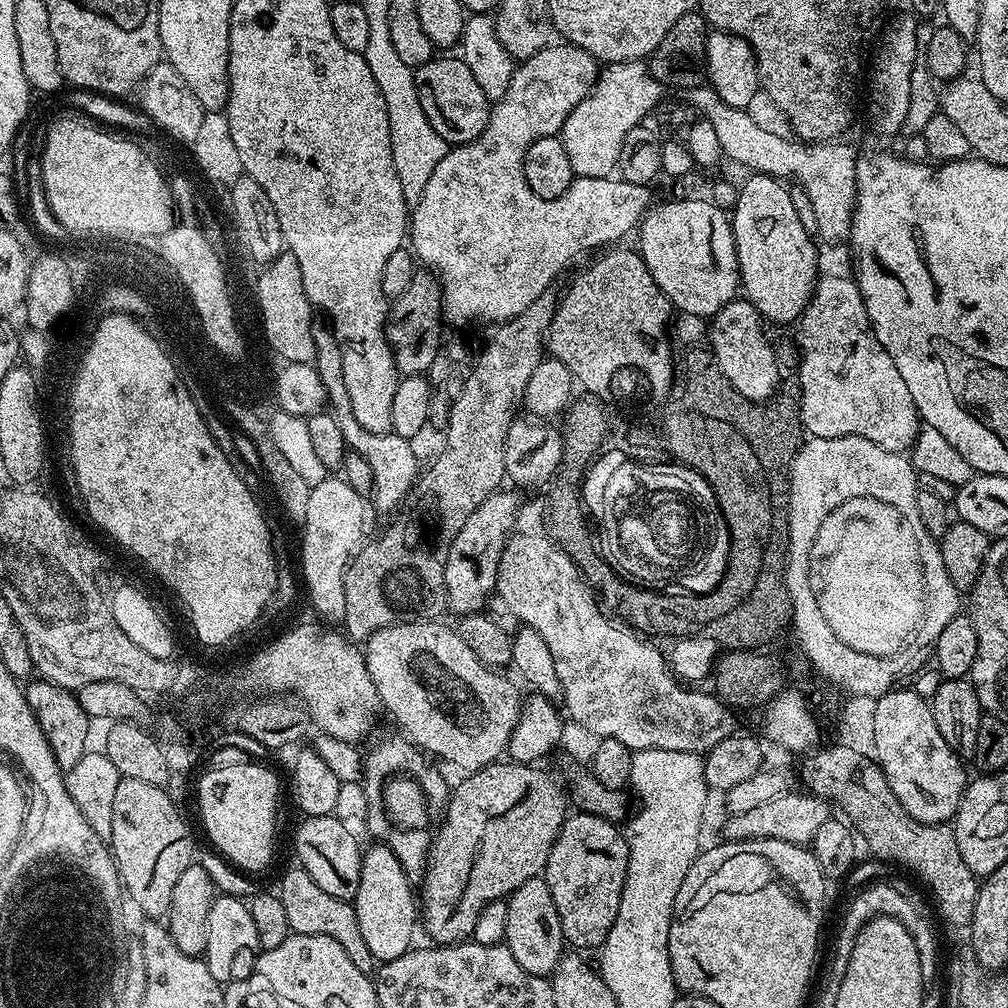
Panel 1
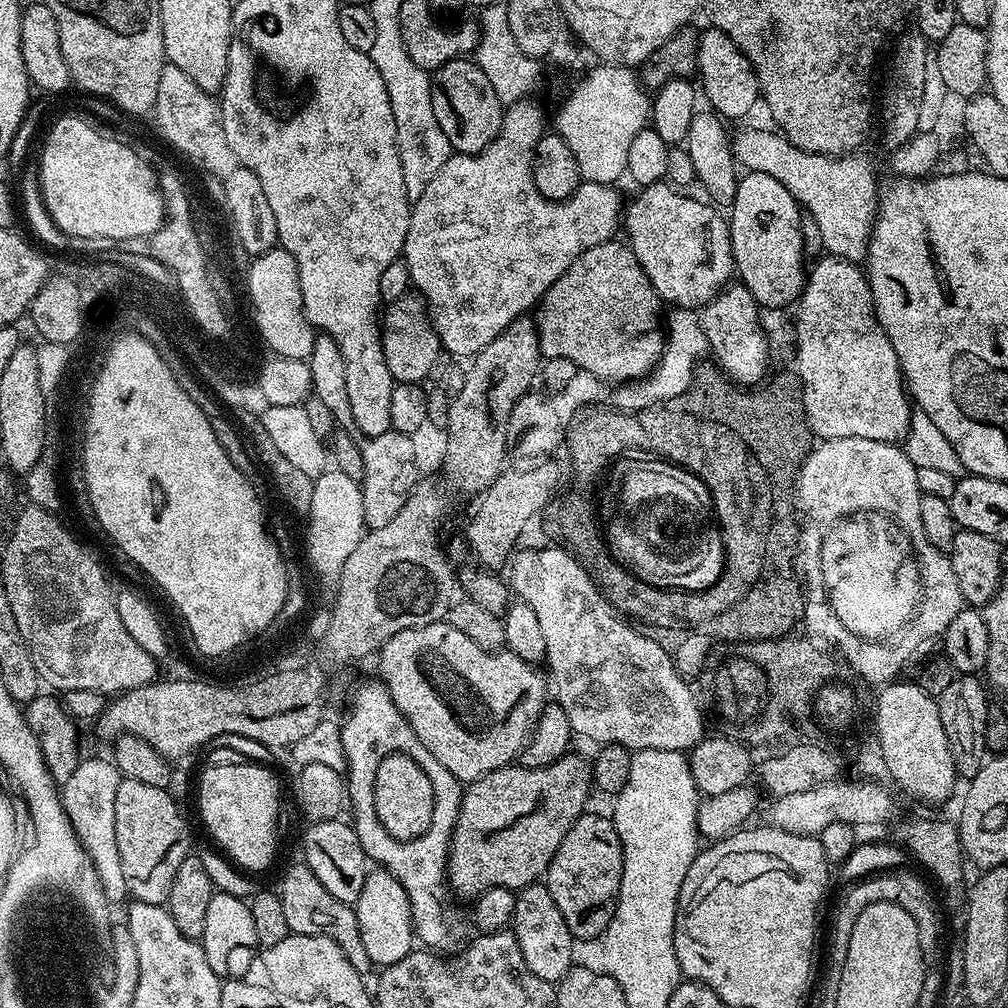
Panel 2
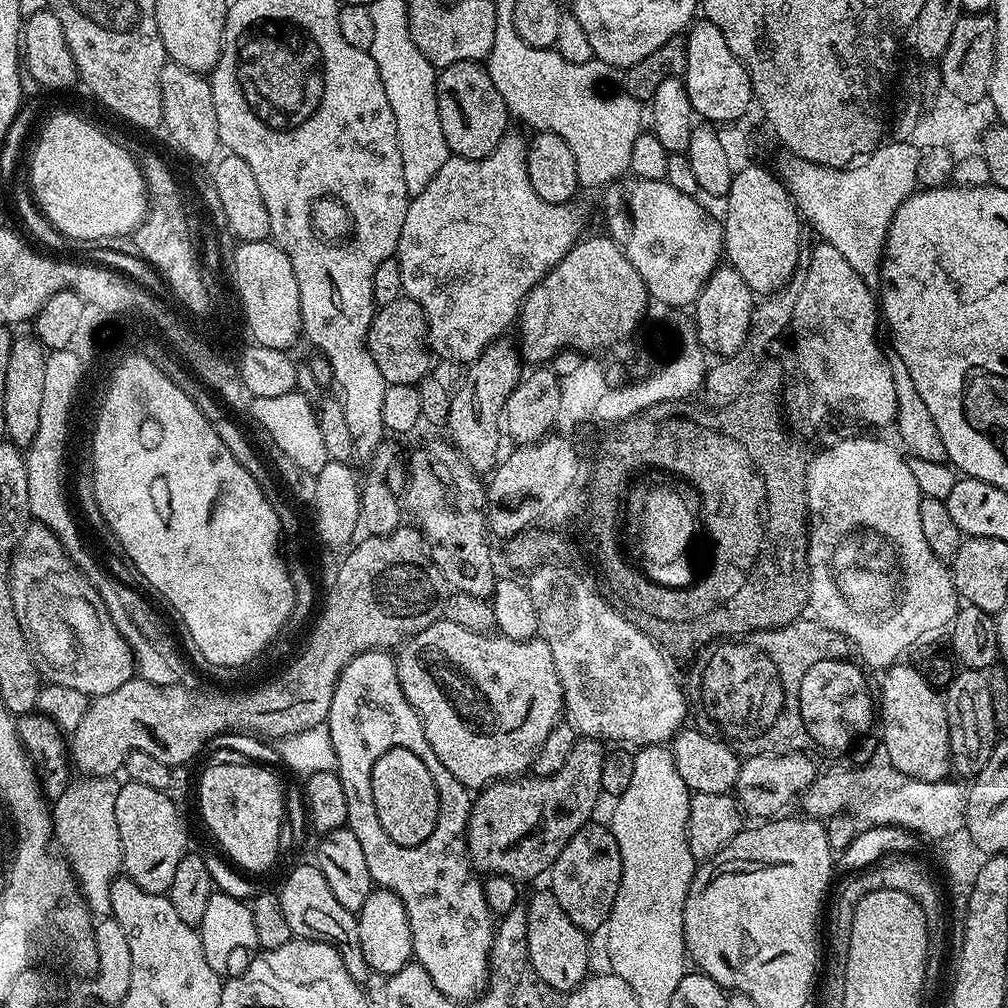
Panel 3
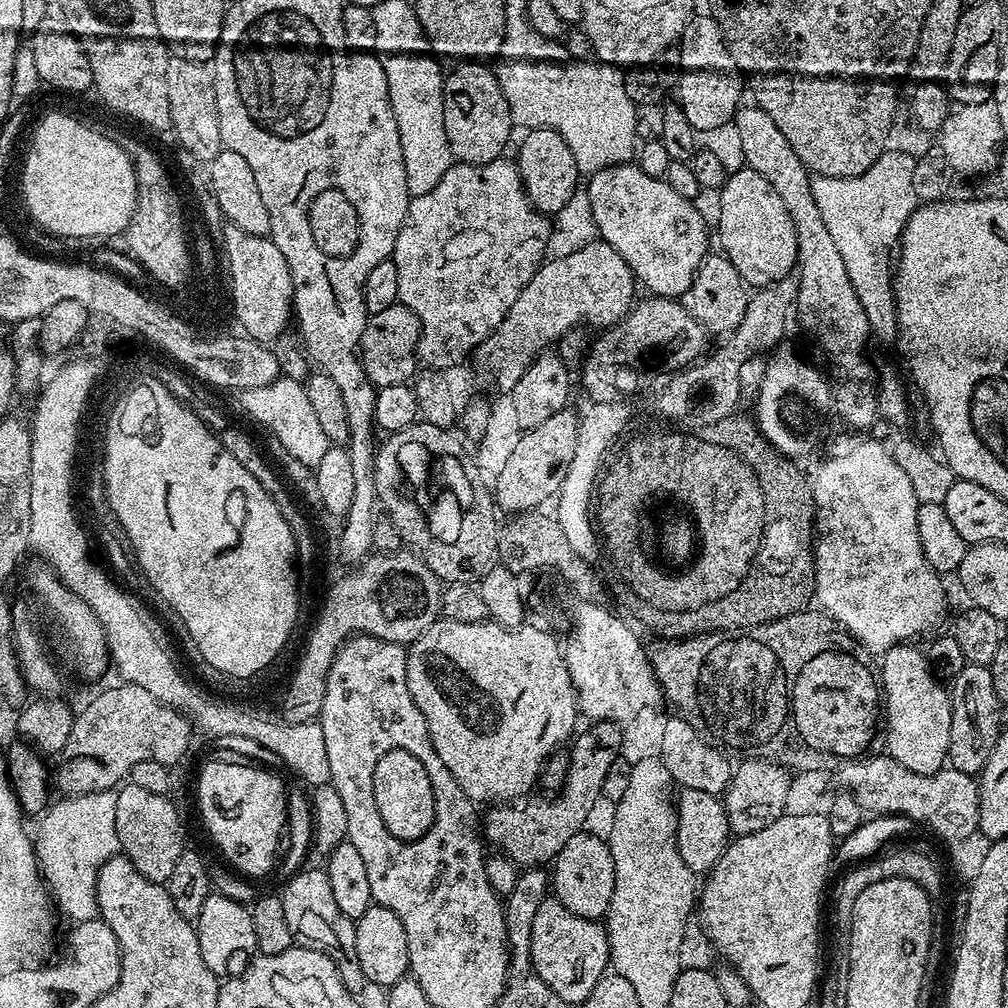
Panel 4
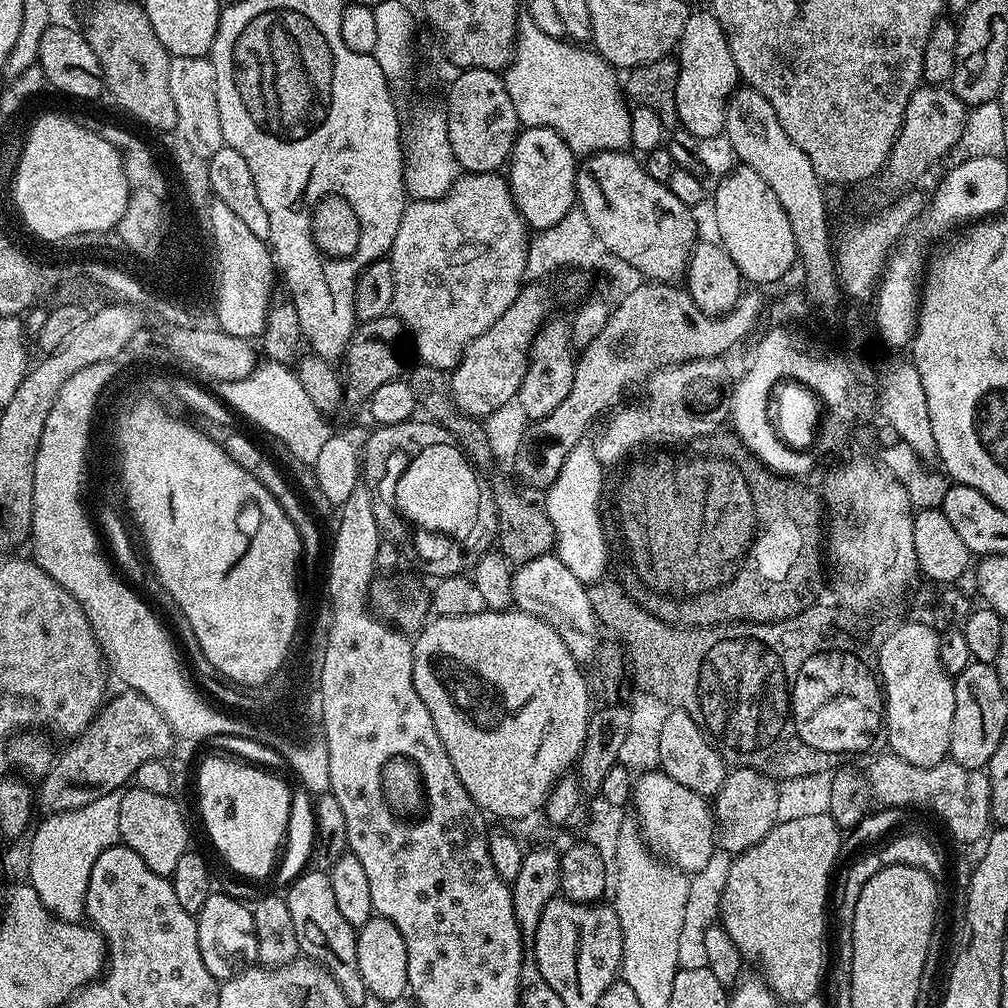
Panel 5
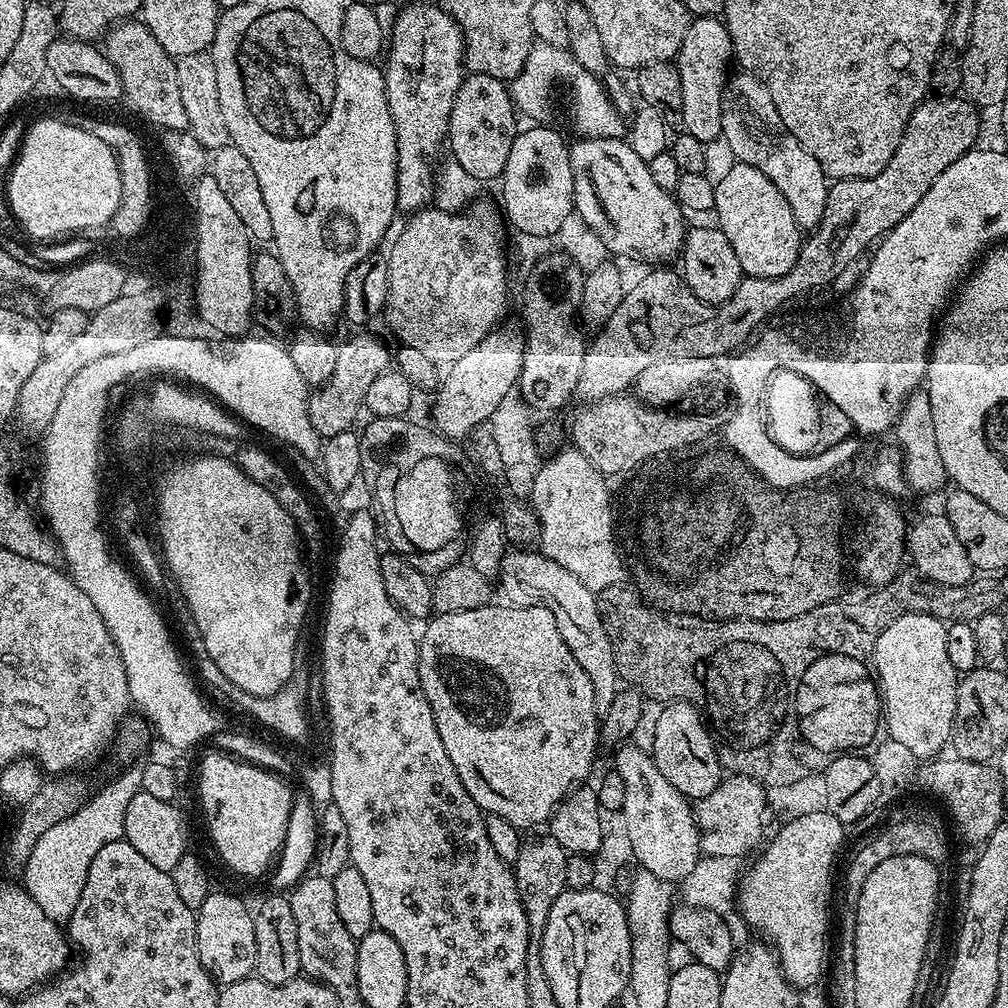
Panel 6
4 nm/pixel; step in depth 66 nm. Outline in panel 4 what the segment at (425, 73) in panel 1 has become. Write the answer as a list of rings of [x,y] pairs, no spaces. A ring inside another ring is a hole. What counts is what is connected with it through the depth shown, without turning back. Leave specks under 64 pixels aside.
[[[460,62],[453,68],[444,78],[444,121],[453,157],[461,164],[489,164],[501,159],[514,125],[495,71],[484,62]]]

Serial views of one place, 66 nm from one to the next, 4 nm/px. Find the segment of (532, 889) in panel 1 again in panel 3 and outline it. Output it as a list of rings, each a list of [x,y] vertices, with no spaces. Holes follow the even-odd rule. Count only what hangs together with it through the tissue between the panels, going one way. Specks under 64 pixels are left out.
[[[551,890],[536,892],[527,897],[526,907],[526,942],[530,950],[529,962],[534,966],[538,978],[550,985],[555,992],[567,994],[577,988],[589,975],[588,940],[589,937],[558,906]]]

